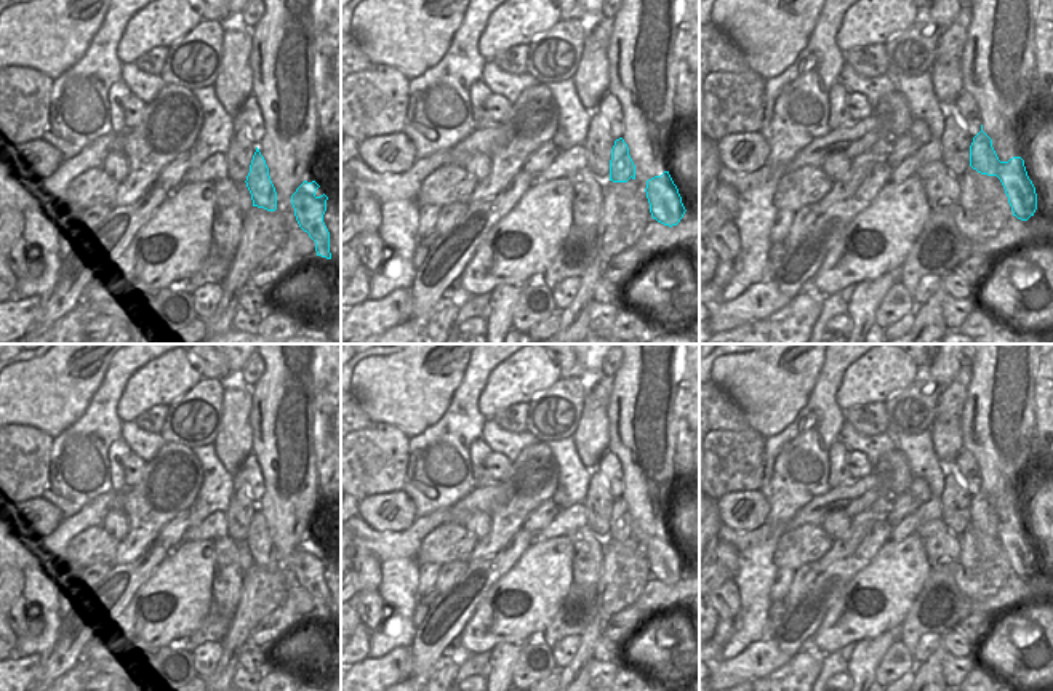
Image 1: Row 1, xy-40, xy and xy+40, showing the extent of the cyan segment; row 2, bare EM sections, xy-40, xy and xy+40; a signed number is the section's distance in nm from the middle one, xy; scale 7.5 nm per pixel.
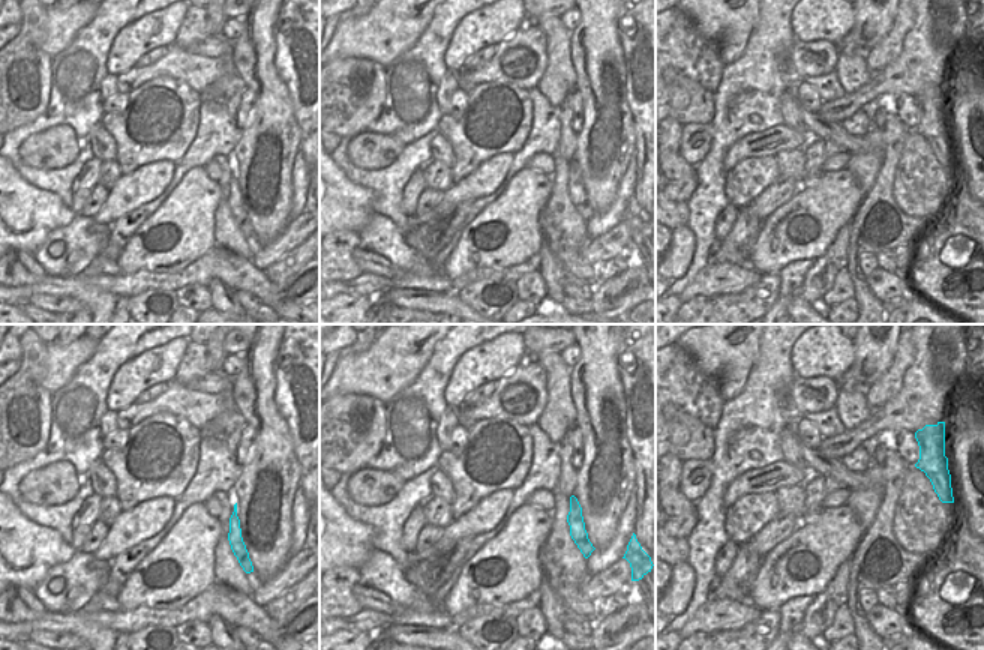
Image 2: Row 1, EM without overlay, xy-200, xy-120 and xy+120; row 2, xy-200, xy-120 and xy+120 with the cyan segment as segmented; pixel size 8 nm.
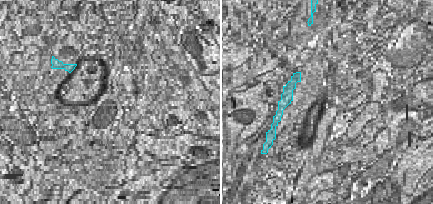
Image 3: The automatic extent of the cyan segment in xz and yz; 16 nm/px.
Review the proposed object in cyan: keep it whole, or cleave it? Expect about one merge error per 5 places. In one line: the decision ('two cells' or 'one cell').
two cells

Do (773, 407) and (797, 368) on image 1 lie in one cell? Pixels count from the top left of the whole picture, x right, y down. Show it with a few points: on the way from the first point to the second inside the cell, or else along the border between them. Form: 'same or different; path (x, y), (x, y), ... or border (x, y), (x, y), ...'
same; path (773, 397), (773, 392), (788, 378)

